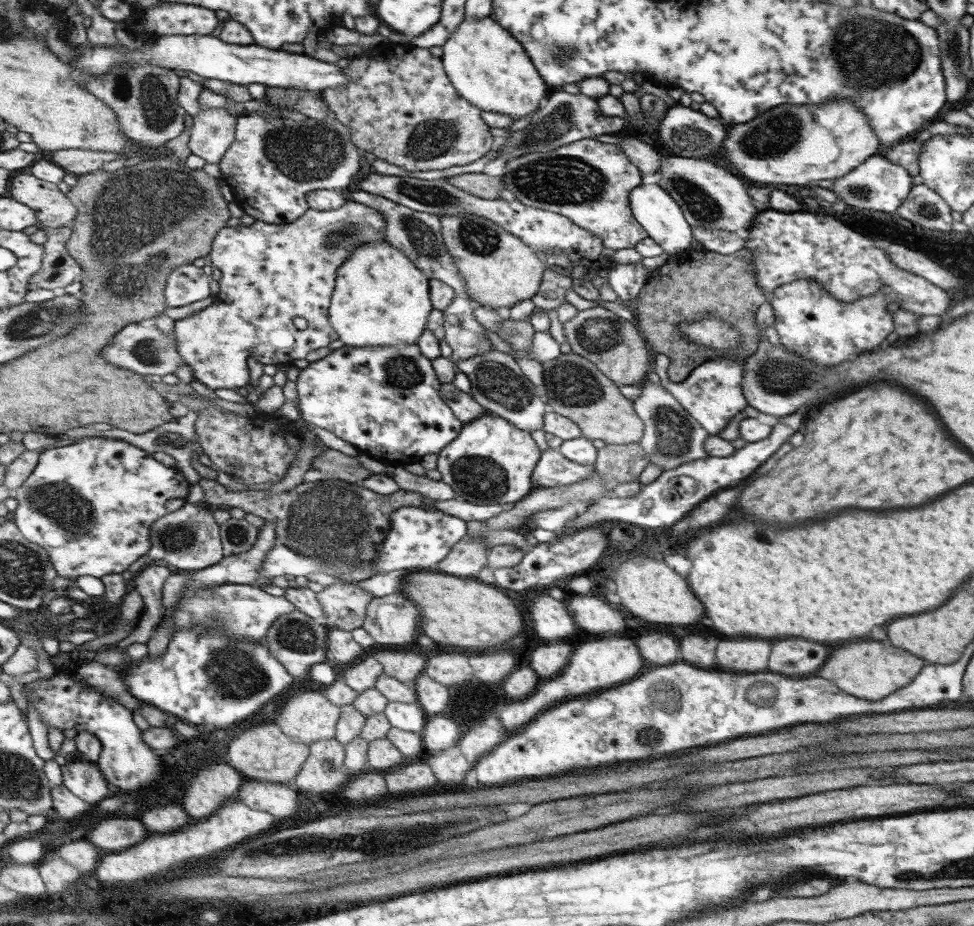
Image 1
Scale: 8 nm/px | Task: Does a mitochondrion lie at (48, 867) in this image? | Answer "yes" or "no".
no

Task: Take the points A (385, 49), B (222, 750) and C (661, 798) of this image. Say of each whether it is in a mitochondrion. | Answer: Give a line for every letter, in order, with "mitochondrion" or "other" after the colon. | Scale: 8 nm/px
A: other
B: other
C: mitochondrion

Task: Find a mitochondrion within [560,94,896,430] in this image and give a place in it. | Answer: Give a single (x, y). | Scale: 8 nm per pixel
(773, 135)

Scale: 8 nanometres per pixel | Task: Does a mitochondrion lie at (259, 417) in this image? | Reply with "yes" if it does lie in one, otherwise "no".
no

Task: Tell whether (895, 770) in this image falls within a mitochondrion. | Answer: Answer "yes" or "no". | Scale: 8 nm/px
yes

